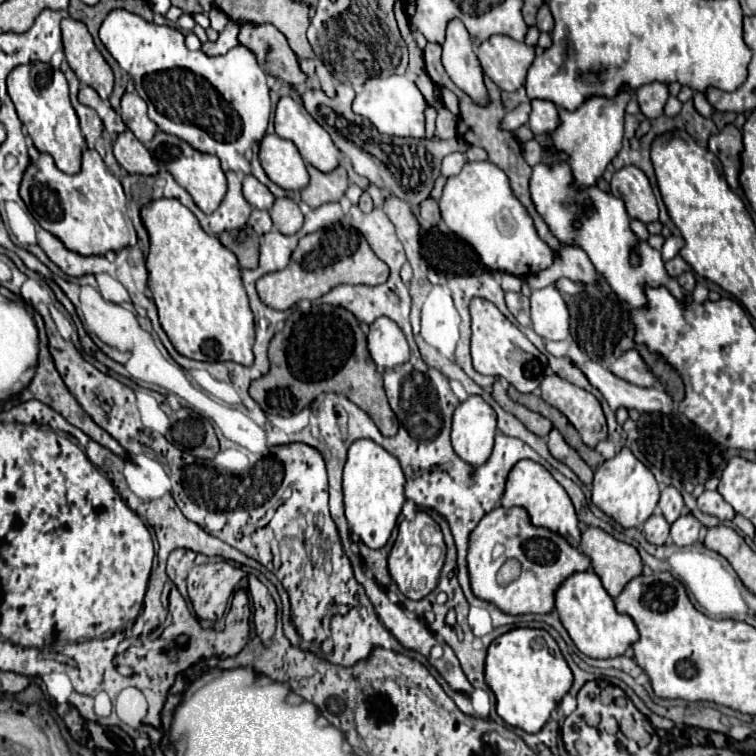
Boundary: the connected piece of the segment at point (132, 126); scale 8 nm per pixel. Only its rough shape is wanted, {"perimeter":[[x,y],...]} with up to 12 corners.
{"perimeter":[[123,94],[121,118],[127,128],[149,144],[157,124],[147,116],[139,94]]}

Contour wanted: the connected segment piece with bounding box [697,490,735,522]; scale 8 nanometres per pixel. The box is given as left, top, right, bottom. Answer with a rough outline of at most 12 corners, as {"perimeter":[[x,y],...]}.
{"perimeter":[[719,492],[697,498],[701,512],[719,520],[733,520],[735,510]]}

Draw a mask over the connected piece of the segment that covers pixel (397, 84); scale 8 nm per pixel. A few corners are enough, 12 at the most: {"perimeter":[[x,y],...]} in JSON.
{"perimeter":[[407,76],[371,78],[353,112],[389,136],[425,138],[425,96]]}

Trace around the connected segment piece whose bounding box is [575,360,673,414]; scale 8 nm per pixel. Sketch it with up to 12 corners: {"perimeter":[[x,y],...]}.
{"perimeter":[[591,360],[575,362],[611,410],[673,410],[659,386],[629,384]]}

